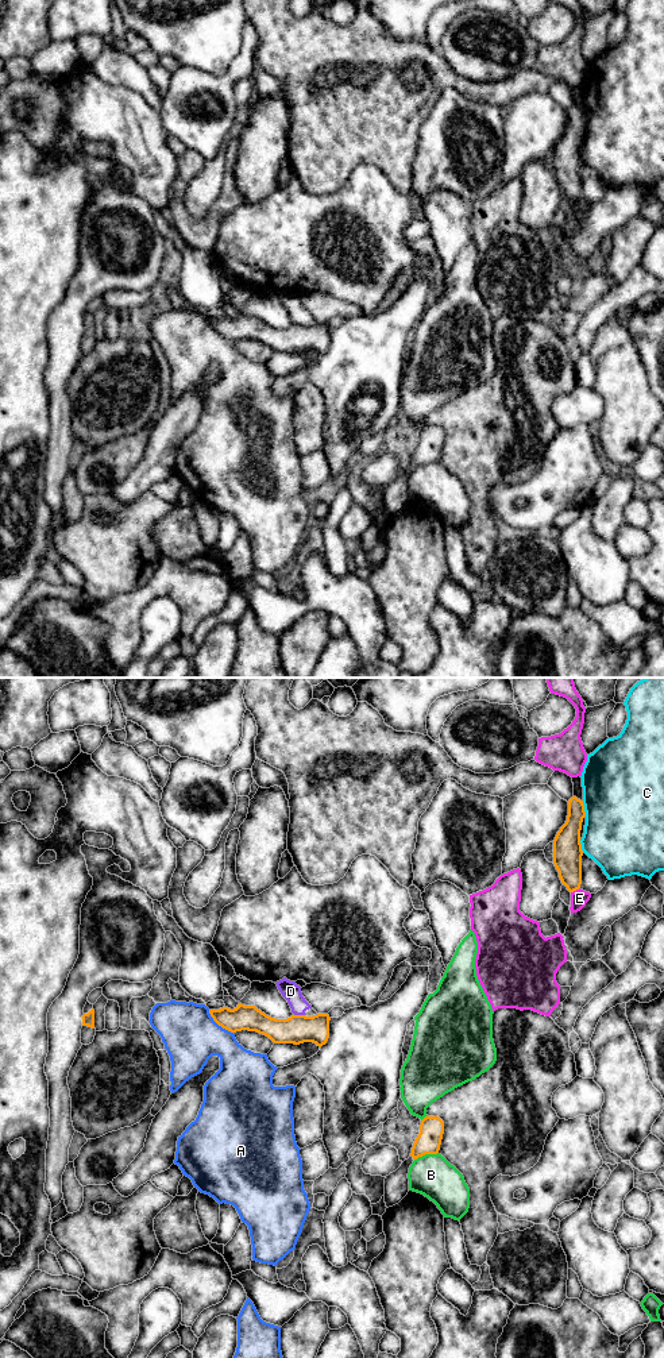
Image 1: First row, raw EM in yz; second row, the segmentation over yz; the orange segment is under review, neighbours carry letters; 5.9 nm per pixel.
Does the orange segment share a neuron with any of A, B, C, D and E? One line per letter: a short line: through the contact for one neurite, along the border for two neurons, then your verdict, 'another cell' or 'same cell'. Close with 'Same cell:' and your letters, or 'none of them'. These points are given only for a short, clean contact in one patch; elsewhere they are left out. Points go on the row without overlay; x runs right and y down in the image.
A: another cell
B: another cell
C: another cell
D: yz (293, 321), (304, 324) | another cell
E: another cell
Same cell: none of them

